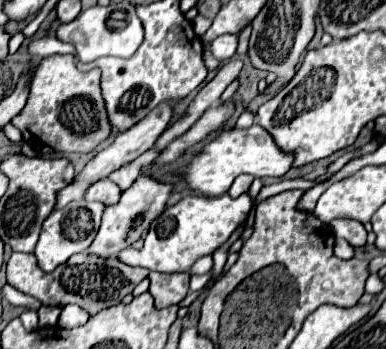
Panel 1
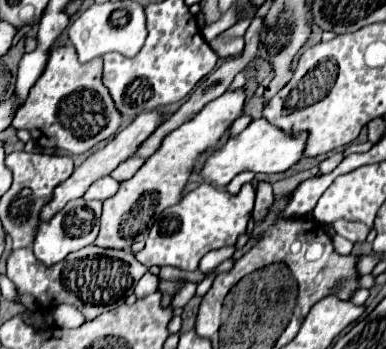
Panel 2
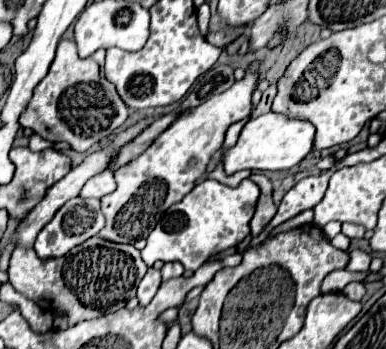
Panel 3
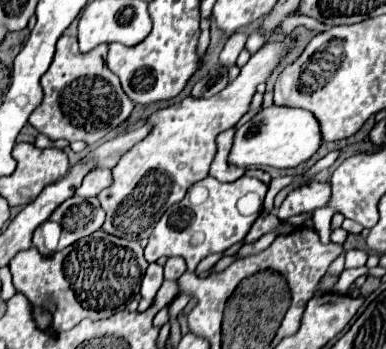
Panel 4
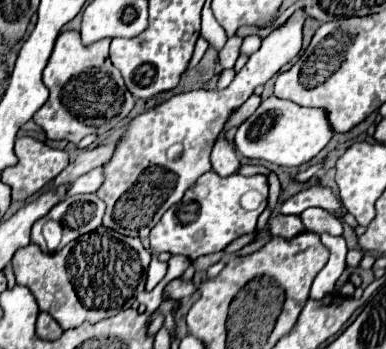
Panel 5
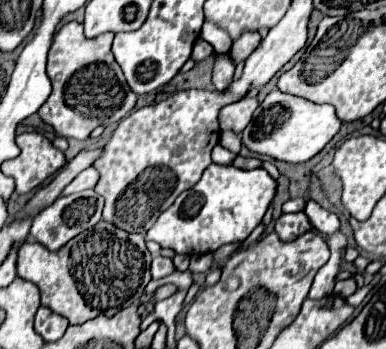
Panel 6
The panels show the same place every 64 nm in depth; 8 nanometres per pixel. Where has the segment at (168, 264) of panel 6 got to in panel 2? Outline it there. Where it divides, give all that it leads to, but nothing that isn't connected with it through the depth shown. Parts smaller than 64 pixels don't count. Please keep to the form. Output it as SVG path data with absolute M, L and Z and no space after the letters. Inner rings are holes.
M148 272L148 274L144 274L144 278L136 284L136 296L138 296L138 298L144 298L144 296L156 292L156 288L158 288L158 276L152 274L152 272Z

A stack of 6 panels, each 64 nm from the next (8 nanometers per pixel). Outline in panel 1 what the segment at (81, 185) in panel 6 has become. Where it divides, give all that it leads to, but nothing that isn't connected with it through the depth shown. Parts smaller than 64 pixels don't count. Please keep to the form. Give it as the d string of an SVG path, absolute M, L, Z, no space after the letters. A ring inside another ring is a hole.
M108 178L98 180L86 192L86 200L98 200L98 202L104 202L104 204L114 204L118 196L120 196L120 188Z

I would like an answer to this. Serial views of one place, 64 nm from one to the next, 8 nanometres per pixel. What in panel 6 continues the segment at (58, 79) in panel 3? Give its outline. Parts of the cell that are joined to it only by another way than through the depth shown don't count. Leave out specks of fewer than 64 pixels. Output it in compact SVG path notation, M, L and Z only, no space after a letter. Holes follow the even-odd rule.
M66 22L52 40L48 52L48 76L52 80L52 94L38 110L40 118L54 126L58 136L84 140L100 124L108 126L120 122L136 104L136 94L128 88L122 68L116 64L110 50L114 34L100 34L86 38L80 22Z

